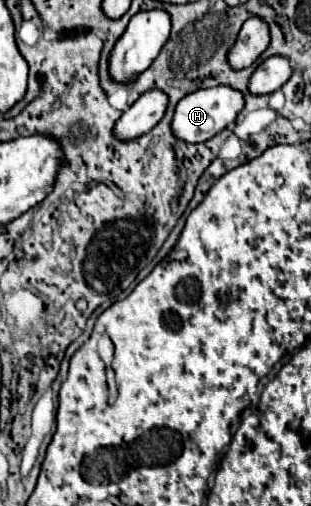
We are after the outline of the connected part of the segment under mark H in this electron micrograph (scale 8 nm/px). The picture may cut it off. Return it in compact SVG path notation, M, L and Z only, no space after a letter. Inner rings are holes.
M217 85L211 89L199 89L195 93L189 93L187 97L183 97L175 109L175 117L171 123L173 133L189 143L201 143L207 141L211 137L215 137L217 133L221 133L223 129L227 129L231 123L235 123L239 111L243 109L245 99L243 93L229 87L229 85Z

